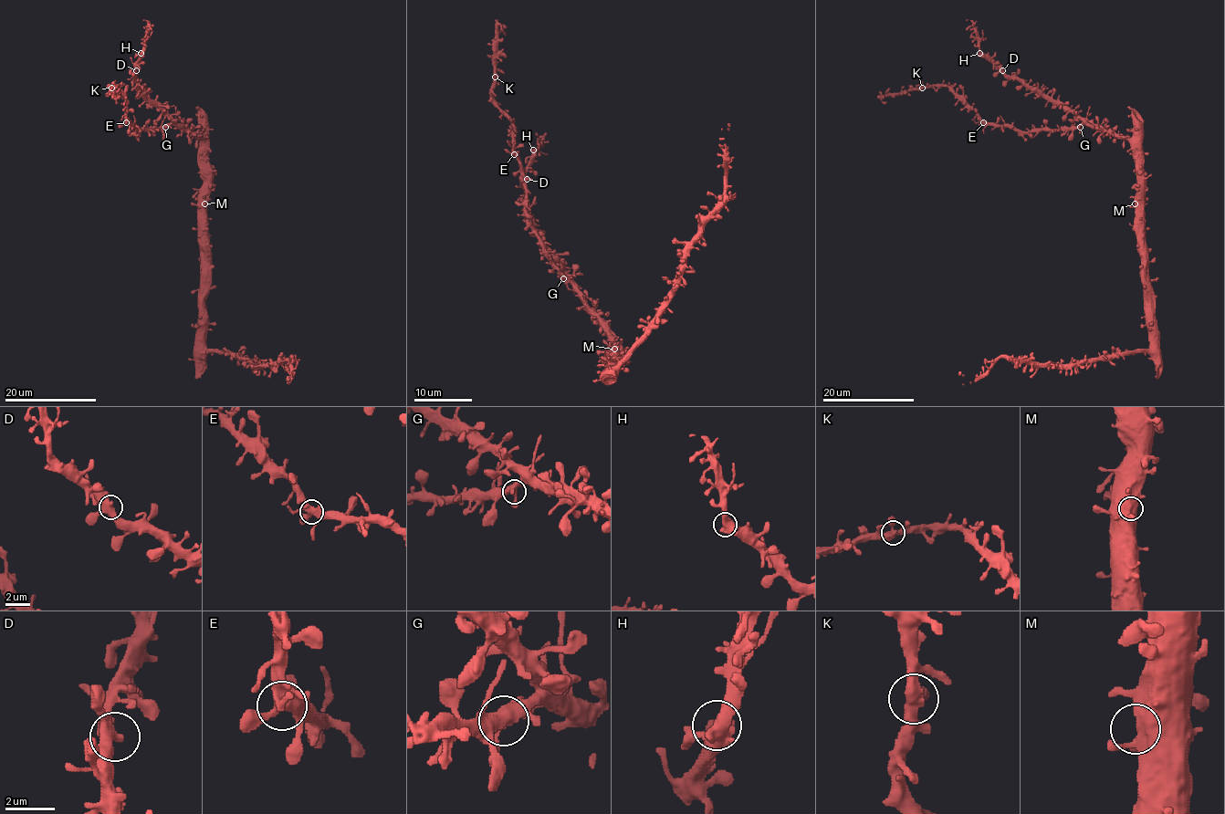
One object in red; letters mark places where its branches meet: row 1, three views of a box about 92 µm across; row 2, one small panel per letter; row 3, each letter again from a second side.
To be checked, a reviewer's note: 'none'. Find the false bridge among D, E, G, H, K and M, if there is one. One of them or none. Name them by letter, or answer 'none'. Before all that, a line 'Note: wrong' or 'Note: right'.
Note: right
none

